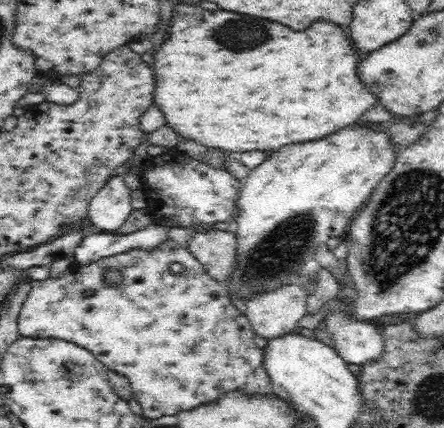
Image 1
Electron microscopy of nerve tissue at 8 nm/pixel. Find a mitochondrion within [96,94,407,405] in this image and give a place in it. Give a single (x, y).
(285, 246)

